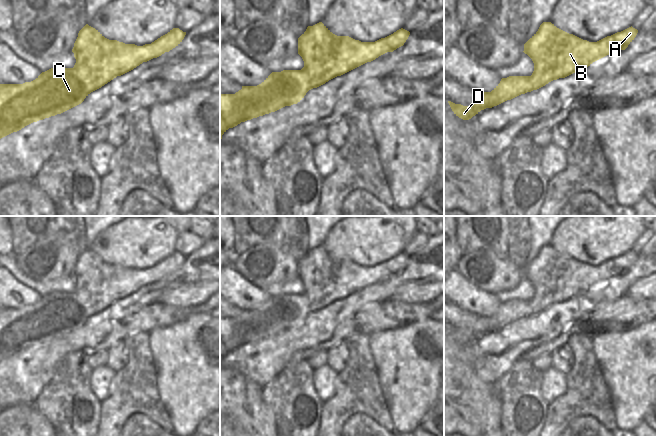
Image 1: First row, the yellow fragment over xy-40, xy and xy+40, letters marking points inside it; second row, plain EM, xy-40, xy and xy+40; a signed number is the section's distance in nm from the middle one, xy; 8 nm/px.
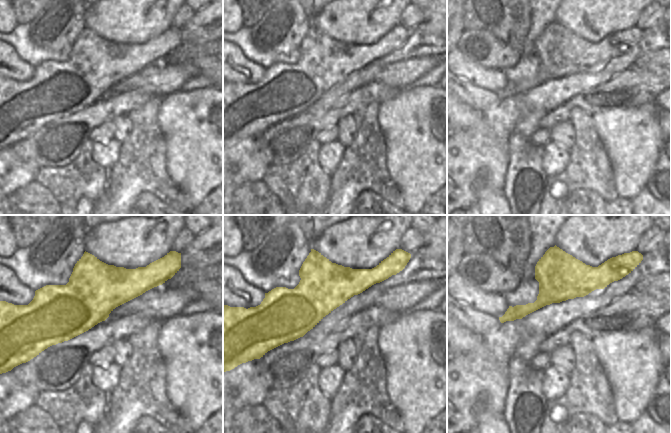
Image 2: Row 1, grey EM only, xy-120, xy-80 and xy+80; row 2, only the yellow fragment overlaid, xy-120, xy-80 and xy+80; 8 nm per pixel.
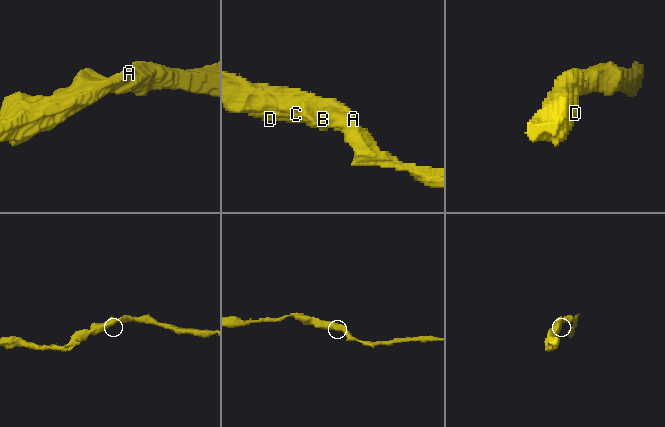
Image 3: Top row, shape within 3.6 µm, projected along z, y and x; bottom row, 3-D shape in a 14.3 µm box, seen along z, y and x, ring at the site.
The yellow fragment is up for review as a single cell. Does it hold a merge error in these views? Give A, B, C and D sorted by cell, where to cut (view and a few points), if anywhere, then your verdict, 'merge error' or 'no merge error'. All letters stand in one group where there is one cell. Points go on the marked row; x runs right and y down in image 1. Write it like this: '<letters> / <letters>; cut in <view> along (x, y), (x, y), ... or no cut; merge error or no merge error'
A B C D; no cut; no merge error

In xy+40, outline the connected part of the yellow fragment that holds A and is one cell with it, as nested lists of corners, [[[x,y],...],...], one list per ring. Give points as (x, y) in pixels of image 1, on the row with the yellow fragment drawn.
[[[543,22],[524,44],[523,52],[534,63],[531,76],[502,78],[491,92],[482,92],[472,107],[448,103],[456,116],[469,120],[481,110],[537,90],[553,80],[585,69],[609,54],[625,50],[637,33],[638,30],[631,26],[597,42],[589,42],[557,28],[551,22]]]

